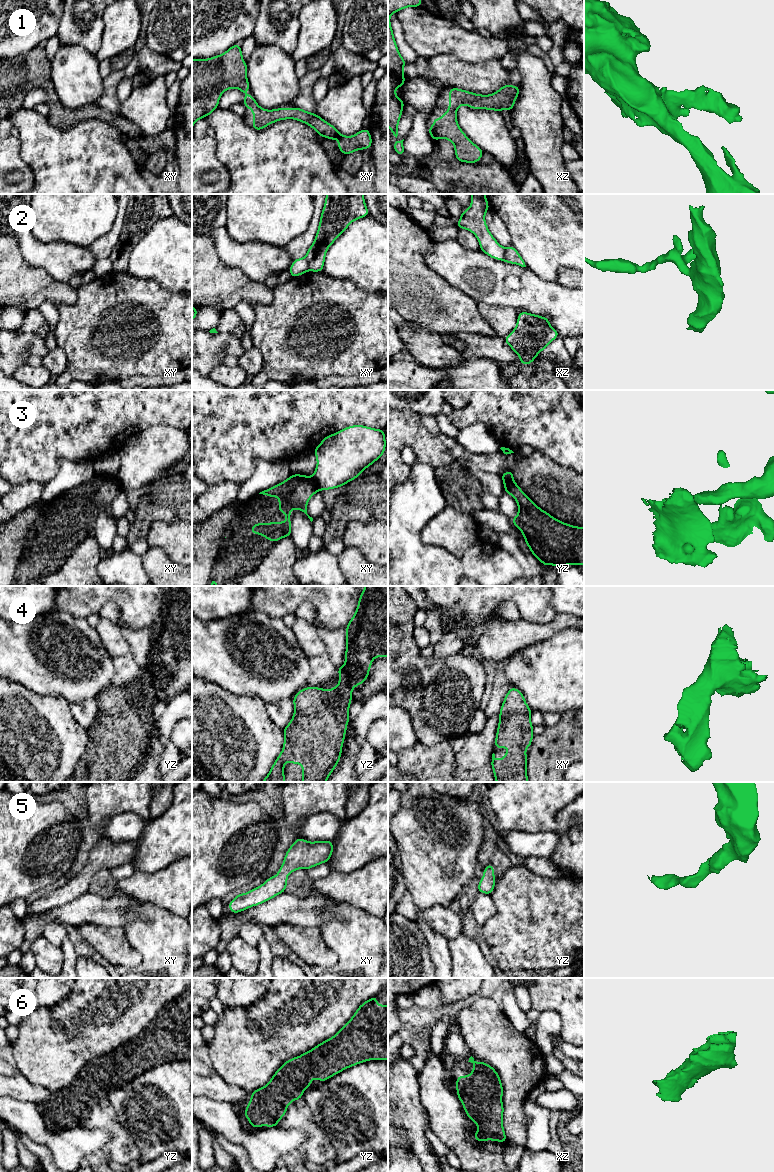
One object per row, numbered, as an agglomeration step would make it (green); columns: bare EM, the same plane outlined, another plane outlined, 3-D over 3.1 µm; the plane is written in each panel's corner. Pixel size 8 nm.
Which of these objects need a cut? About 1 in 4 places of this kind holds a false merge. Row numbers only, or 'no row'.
2, 3

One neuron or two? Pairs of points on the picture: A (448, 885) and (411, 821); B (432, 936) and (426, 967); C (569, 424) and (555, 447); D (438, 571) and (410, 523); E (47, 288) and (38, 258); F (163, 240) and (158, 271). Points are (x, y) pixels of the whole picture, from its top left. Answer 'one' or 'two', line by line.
A: one
B: two
C: one
D: one
E: two
F: one

